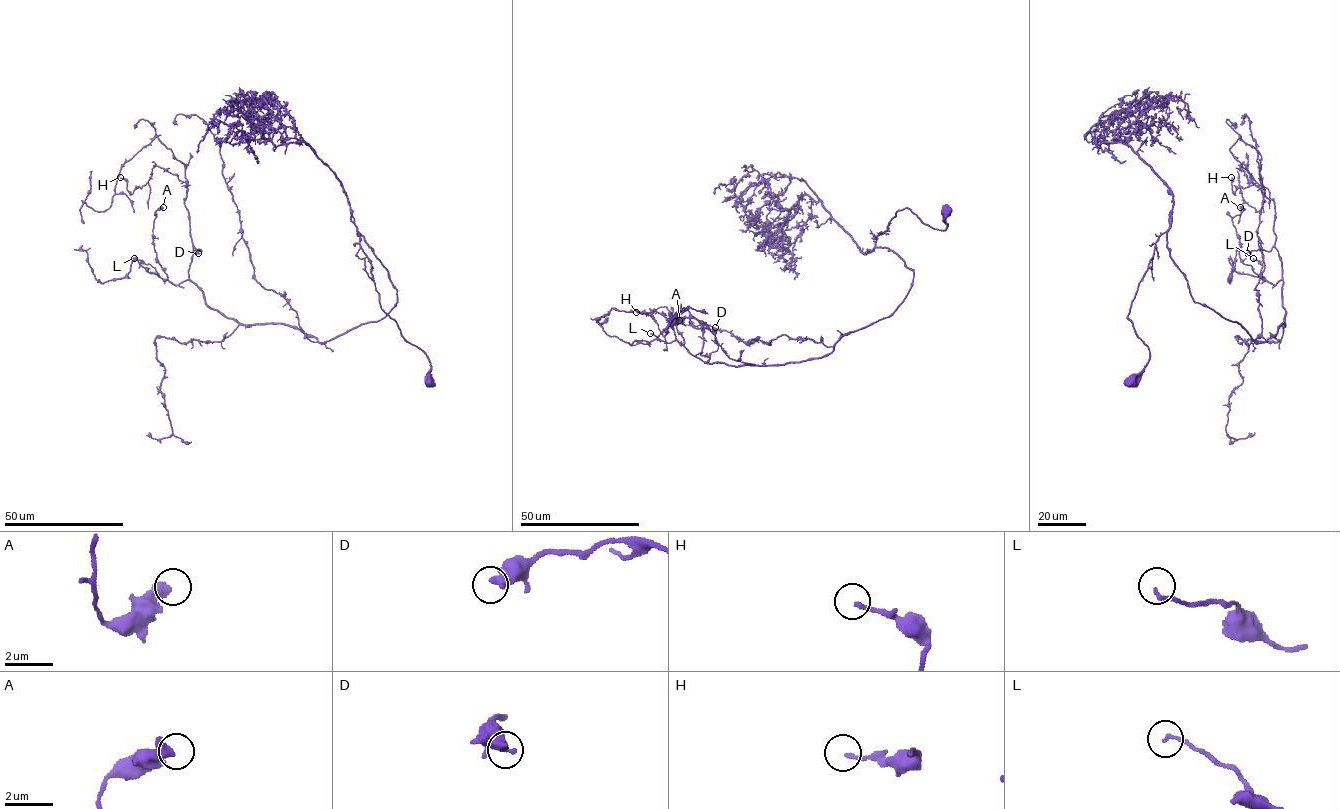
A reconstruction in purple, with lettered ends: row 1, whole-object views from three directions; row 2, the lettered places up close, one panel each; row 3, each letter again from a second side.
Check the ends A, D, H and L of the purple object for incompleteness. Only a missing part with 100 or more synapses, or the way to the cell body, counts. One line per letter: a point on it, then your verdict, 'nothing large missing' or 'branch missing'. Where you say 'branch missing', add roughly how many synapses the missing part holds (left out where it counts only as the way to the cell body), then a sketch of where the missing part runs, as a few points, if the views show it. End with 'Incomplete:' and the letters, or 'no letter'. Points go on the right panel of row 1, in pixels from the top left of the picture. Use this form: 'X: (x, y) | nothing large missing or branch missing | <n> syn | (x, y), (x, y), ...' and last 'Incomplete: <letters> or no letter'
A: (1240, 207) | nothing large missing
D: (1247, 253) | nothing large missing
H: (1231, 177) | nothing large missing
L: (1253, 258) | nothing large missing
Incomplete: no letter

